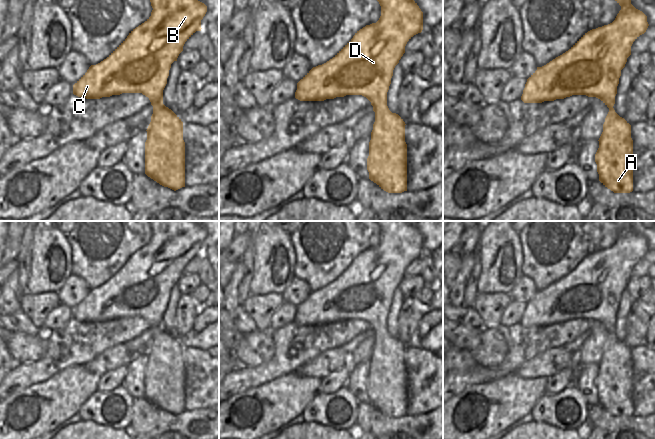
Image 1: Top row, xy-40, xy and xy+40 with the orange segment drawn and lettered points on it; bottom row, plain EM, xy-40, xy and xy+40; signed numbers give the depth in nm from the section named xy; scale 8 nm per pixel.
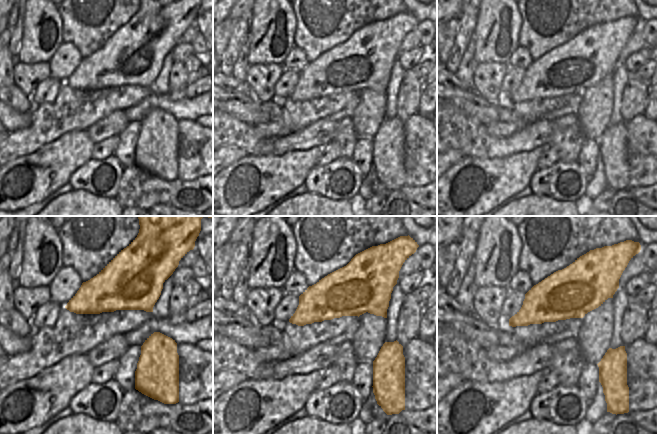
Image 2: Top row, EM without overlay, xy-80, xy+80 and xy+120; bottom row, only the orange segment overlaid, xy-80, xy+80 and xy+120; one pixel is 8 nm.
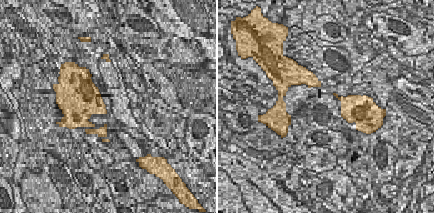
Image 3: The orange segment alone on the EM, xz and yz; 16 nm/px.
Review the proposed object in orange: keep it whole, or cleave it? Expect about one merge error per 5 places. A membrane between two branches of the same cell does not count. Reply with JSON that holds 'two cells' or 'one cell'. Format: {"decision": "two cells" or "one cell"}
{"decision": "one cell"}

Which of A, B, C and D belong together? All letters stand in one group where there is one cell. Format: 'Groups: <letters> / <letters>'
Groups: A B C D

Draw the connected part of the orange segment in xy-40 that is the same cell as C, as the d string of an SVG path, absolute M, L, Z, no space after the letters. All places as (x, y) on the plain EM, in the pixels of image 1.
M148 221L153 232L151 240L133 253L127 262L103 285L91 289L87 296L73 309L73 318L86 323L100 323L122 317L142 317L153 330L151 346L147 352L145 366L145 398L164 411L174 415L185 411L185 366L183 346L163 328L163 314L167 308L171 288L177 285L185 266L196 256L201 255L201 244L207 230L193 221Z

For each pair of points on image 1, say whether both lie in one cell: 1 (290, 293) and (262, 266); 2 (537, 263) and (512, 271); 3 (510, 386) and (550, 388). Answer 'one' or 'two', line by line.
1: two
2: two
3: two

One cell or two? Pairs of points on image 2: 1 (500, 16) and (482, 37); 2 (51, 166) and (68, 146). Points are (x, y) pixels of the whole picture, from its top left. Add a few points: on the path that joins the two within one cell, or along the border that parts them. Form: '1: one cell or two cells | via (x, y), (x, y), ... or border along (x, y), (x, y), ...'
1: one cell | via (498, 21), (487, 32)
2: one cell | via (56, 161), (66, 151)

